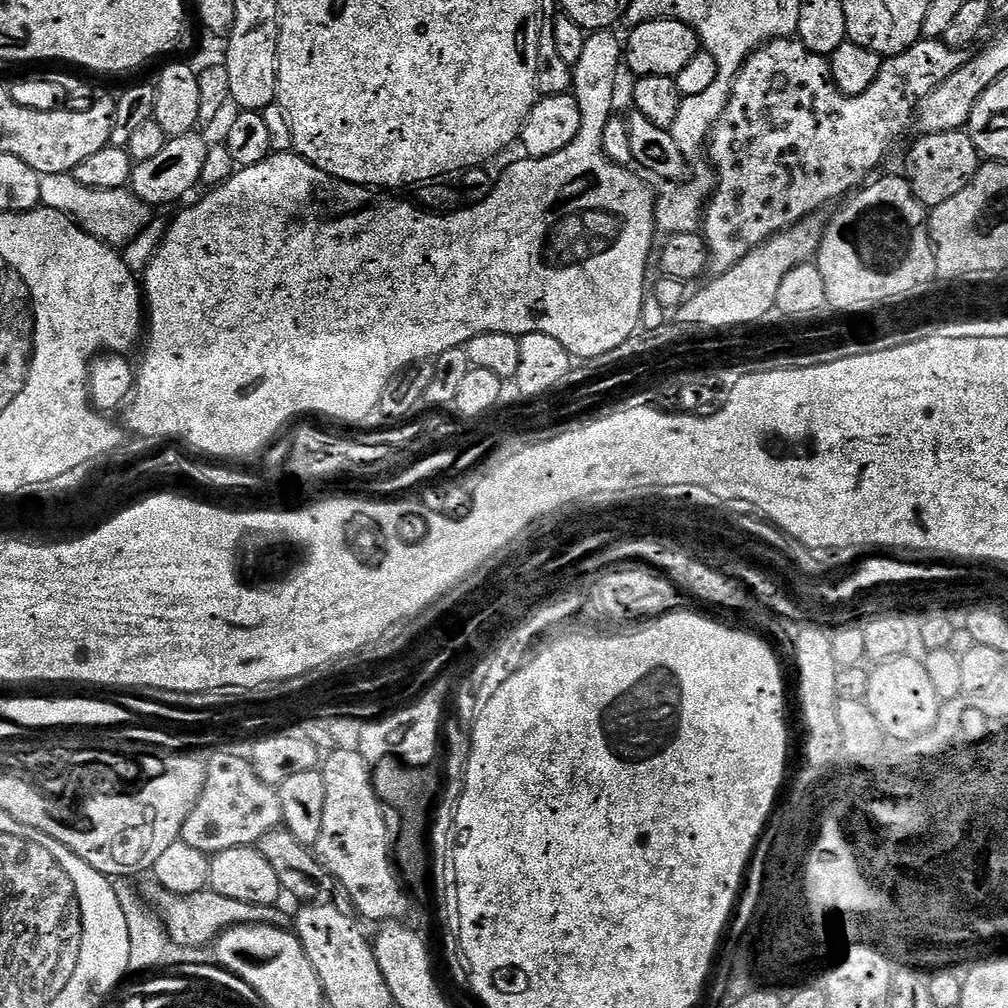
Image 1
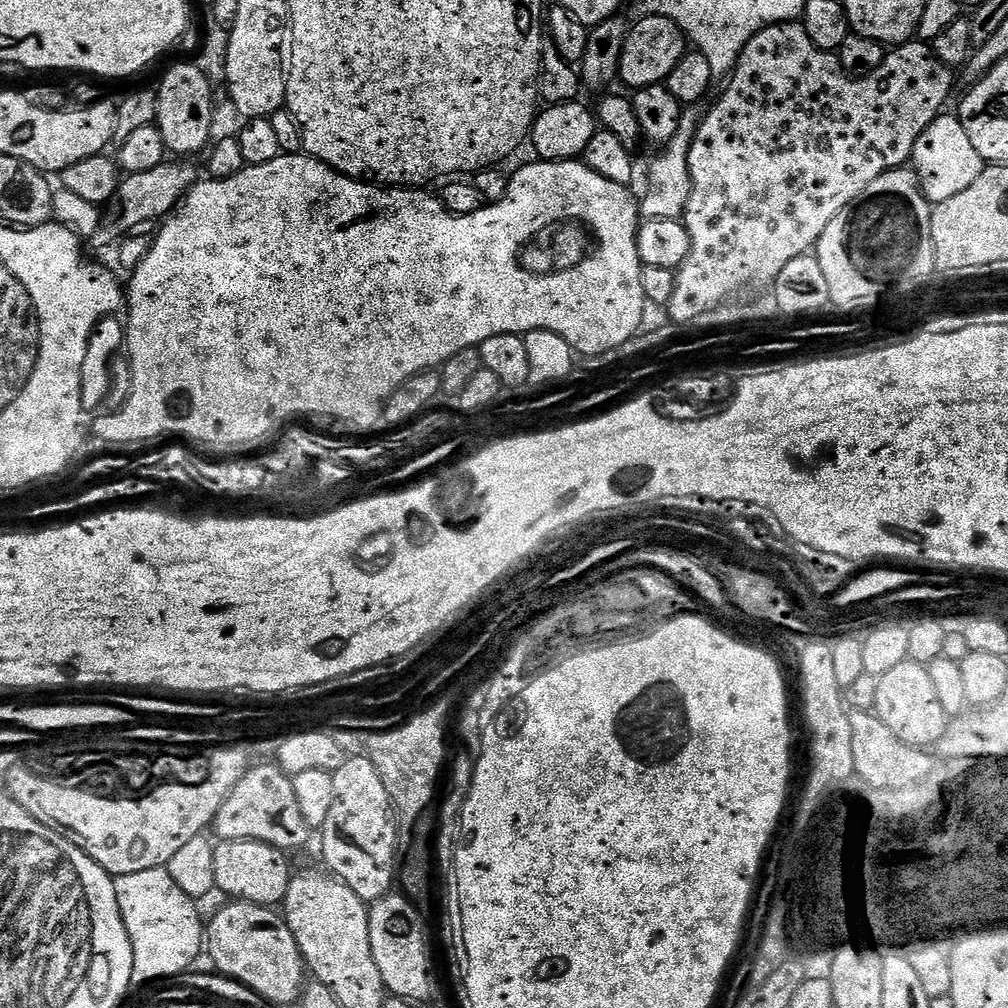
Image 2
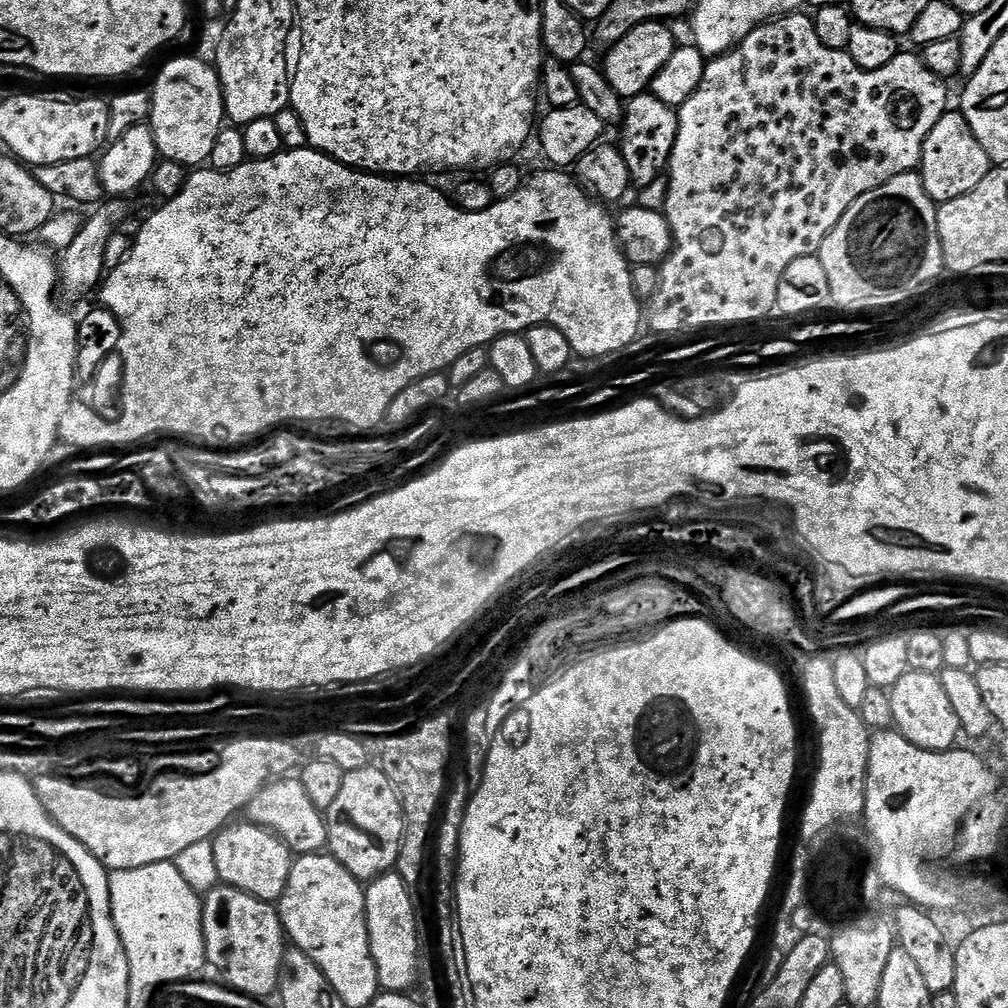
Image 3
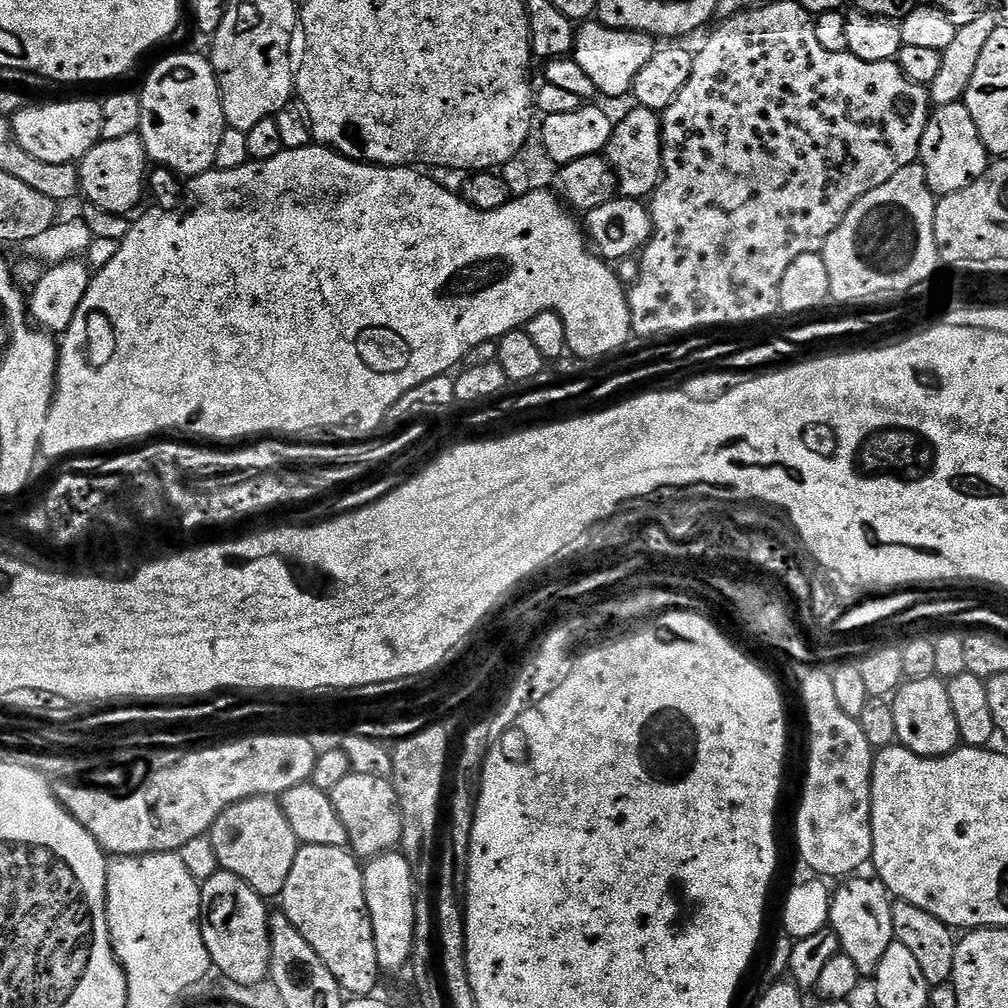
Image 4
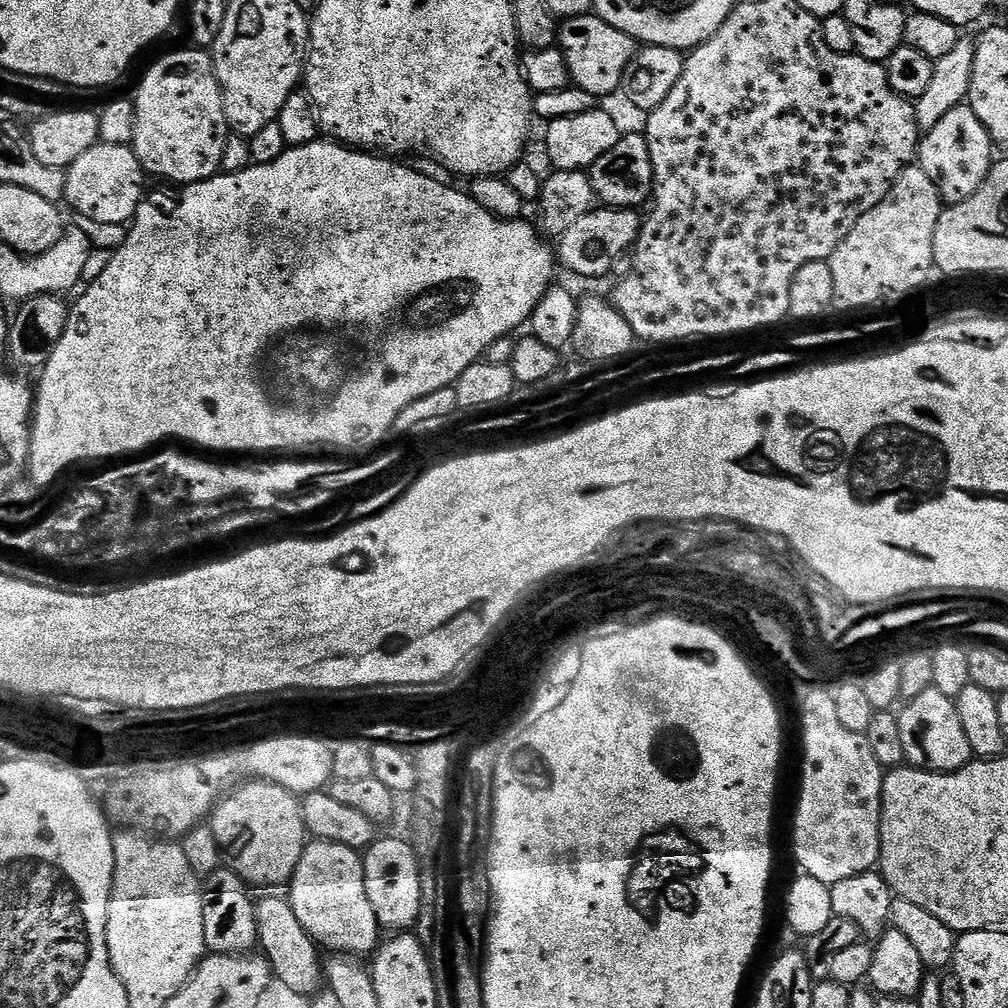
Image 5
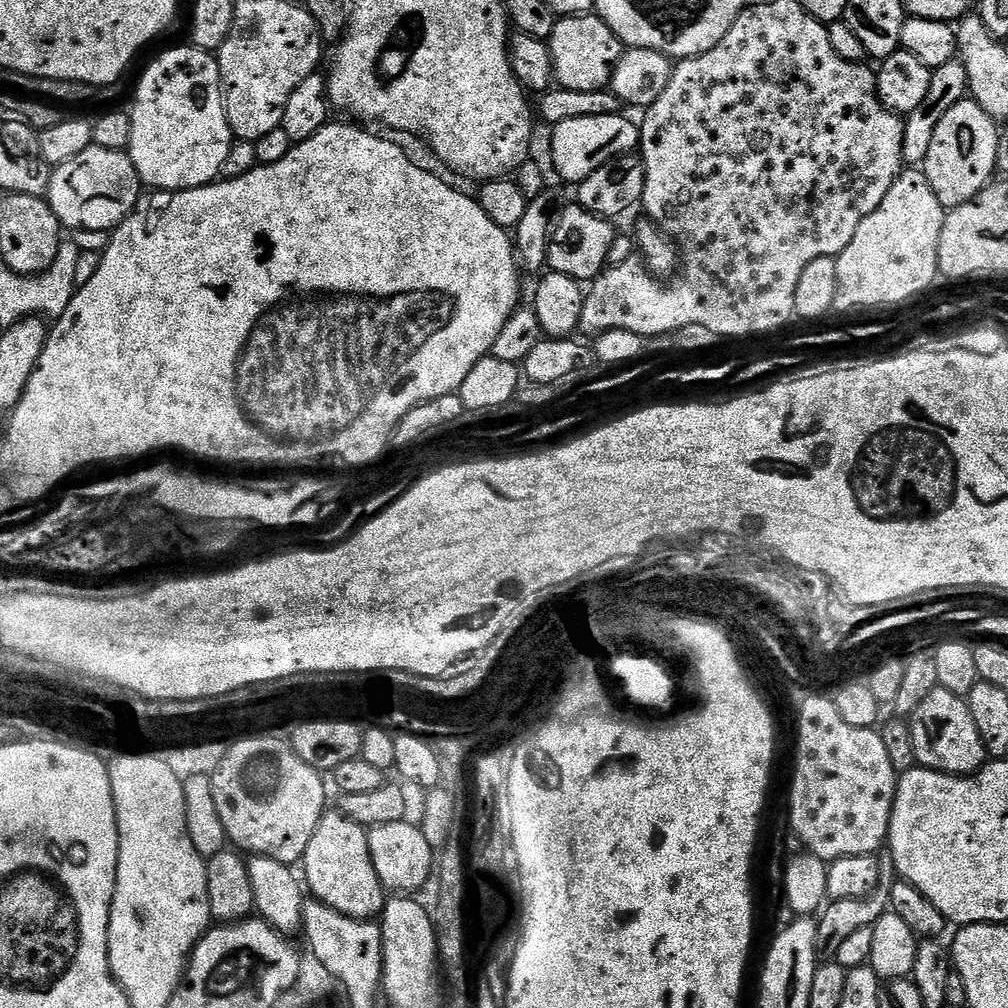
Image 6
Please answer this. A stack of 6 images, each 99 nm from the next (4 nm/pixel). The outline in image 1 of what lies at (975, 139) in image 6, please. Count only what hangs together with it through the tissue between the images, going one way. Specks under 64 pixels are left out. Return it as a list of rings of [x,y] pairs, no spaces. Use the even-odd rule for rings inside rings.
[[[967,131],[947,132],[946,134],[930,134],[920,136],[908,156],[908,172],[906,179],[912,186],[912,192],[920,199],[925,209],[931,210],[942,206],[942,202],[950,202],[974,178],[976,169],[982,160],[976,151],[974,142]]]

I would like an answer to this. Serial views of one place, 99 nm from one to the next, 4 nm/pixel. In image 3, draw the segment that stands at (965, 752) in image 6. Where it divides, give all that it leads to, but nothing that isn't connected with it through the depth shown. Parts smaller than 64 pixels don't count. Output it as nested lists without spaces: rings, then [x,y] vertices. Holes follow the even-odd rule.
[[[909,670],[890,689],[889,700],[895,730],[914,742],[914,746],[931,752],[946,752],[957,747],[956,735],[959,737],[962,729],[954,706],[950,706],[950,698],[946,698],[946,690],[942,690],[939,675]]]

